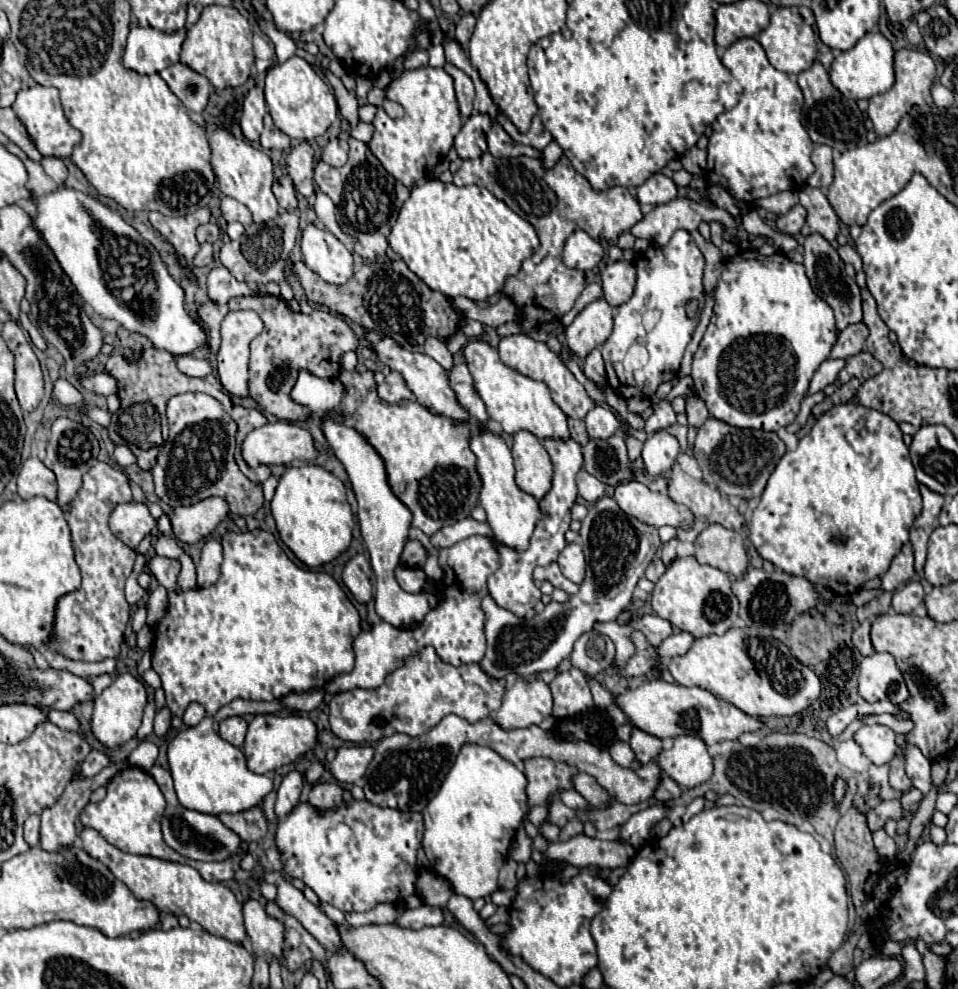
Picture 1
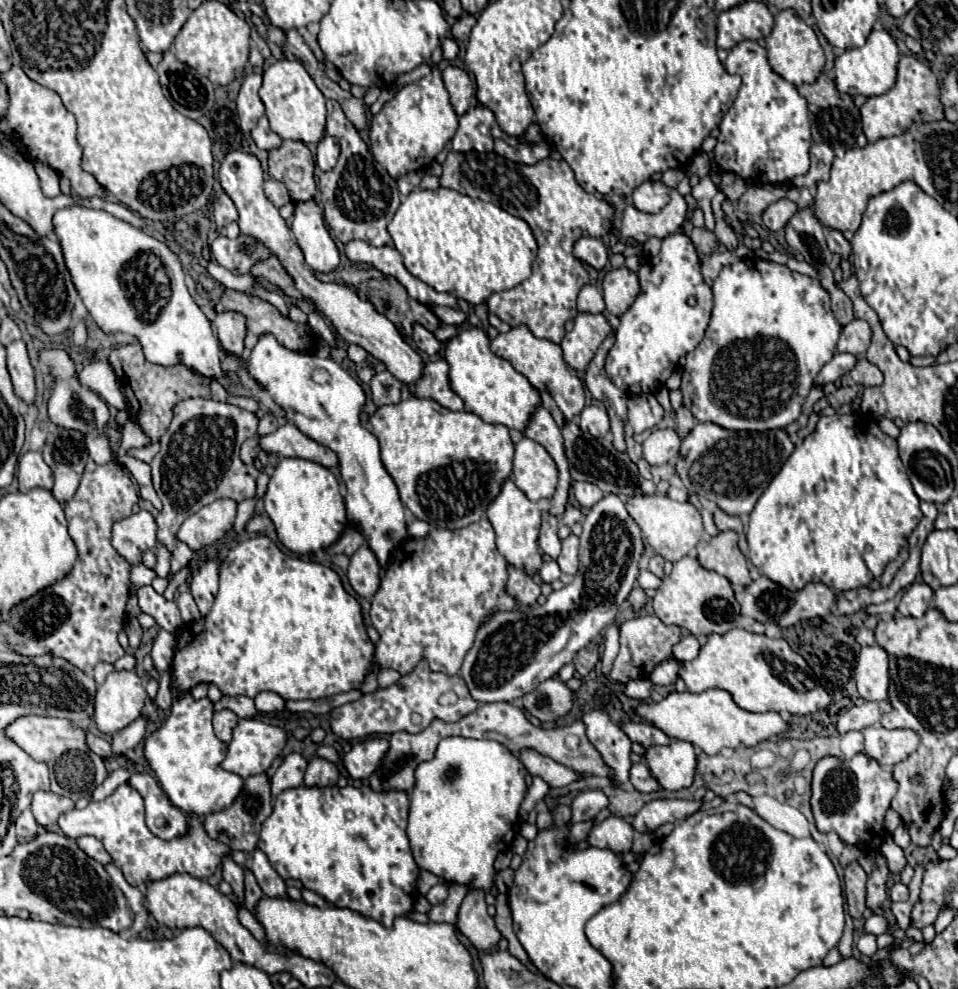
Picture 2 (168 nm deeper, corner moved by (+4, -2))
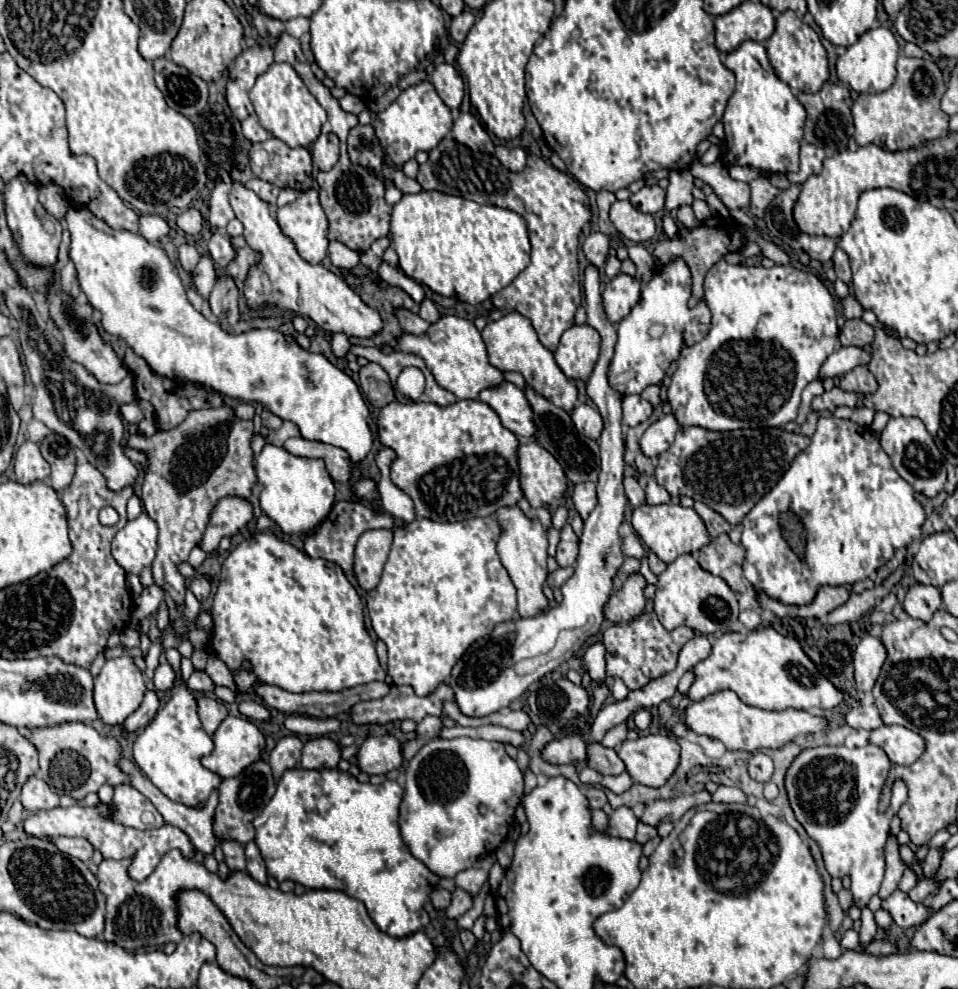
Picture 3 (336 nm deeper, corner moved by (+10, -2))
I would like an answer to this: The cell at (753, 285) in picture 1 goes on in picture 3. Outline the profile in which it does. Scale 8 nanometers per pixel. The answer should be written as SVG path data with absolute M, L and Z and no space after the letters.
M717 262L705 276L705 302L711 310L711 330L707 336L681 350L677 370L667 388L673 416L681 426L701 426L707 430L765 428L793 422L801 404L803 388L819 374L823 360L837 344L835 300L825 284L809 272L793 266L745 266Z

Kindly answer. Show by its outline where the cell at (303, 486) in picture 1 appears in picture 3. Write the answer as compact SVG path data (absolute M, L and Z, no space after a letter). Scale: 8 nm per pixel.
M267 444L263 452L255 458L257 482L259 482L259 502L261 510L285 532L285 534L307 534L319 528L319 520L327 518L335 502L335 484L325 470L323 460L299 458L283 448Z

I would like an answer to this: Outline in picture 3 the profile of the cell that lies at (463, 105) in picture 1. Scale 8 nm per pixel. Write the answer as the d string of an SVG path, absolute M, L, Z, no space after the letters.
M447 62L437 64L433 74L431 74L431 82L433 82L437 94L441 96L441 100L453 112L459 112L459 106L461 106L461 100L463 100L463 90L465 90L465 84L463 84L459 70L453 64L447 64Z

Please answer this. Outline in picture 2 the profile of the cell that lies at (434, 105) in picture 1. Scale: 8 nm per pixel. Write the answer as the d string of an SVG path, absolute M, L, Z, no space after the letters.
M431 70L429 76L419 82L403 86L393 100L389 100L383 110L373 116L369 128L371 152L375 160L385 166L385 170L397 180L407 172L425 170L435 156L445 148L457 130L457 114L449 102L447 88L441 80L439 70Z

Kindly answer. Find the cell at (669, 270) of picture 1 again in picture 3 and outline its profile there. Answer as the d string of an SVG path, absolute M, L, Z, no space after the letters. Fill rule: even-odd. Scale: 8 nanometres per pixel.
M679 258L671 260L671 264L661 266L651 276L649 282L641 284L641 300L617 324L617 344L613 360L609 364L611 388L615 388L621 394L641 394L647 386L661 384L671 362L679 358L679 352L685 346L697 344L699 340L705 338L711 326L711 312L705 300L699 300L695 308L689 308L687 306L689 298L691 298L691 272L687 268L687 262ZM657 324L665 326L665 332L659 336L661 340L653 340L655 336L649 334L649 326ZM633 326L637 326L637 330Z

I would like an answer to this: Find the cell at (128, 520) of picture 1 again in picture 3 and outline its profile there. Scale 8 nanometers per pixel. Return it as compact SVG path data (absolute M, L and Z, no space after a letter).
M141 512L135 520L129 520L113 538L111 542L111 552L113 558L117 560L119 566L125 568L125 572L129 574L139 574L145 566L149 566L155 558L155 550L157 550L157 524L145 514Z

